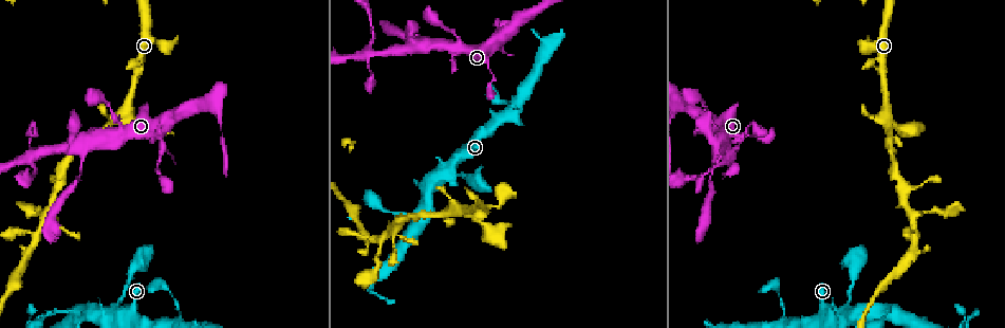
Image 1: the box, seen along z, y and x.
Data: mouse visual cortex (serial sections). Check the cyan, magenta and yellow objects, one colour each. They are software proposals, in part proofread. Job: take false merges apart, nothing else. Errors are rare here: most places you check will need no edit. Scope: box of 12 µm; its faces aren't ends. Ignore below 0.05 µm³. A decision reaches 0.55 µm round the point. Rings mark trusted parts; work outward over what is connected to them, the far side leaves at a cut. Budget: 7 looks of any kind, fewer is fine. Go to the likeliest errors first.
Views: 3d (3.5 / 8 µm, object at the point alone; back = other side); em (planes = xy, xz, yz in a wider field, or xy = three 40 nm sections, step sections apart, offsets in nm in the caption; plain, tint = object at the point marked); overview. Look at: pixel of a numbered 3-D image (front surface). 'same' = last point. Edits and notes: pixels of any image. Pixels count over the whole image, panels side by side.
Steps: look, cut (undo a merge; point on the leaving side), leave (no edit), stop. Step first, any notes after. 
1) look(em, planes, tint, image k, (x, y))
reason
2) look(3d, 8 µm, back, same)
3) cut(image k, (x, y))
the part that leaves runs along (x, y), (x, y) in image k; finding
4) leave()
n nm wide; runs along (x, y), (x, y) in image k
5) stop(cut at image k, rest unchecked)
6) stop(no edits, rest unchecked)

look(3d, 3.5 µm, image 1, (79, 168))
sudden change in width

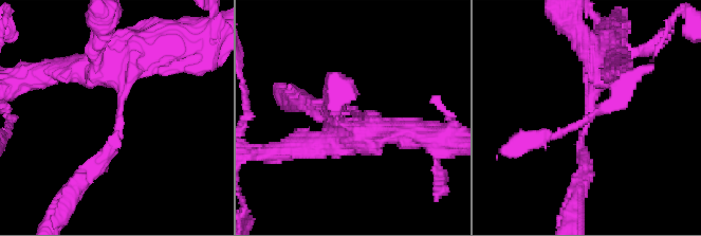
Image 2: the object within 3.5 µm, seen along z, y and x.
look(em, xy, step 2, tint, image 2, (120, 117))
arms of 200, 500 nm

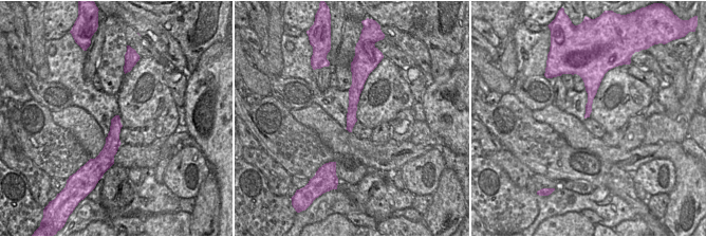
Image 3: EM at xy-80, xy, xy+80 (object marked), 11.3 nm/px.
leave()
runs along (127, 53), (116, 144), (88, 174) in image 2; continuous, no second cell

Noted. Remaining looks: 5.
look(3d, 8 µm, image 1, (29, 161))
thin arm on a thick one

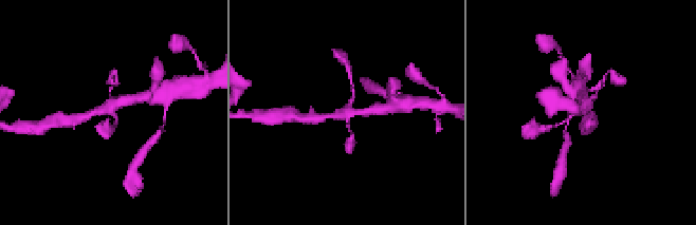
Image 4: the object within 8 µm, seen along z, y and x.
look(3d, 3.5 µm, back, image 4, (585, 110))
zoom in

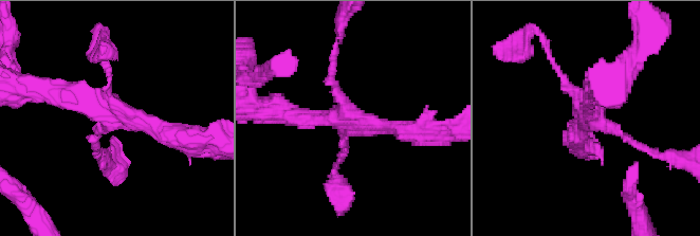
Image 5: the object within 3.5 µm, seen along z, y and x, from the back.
look(em, xy, step 2, tint, image 5, (592, 113))
4 arms; arms of 100, 150, 200, 300 nm

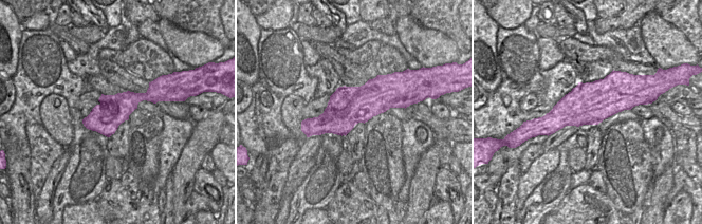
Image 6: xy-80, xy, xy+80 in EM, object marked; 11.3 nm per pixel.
leave()
runs along (45, 90), (169, 132) in image 5; continuous, no second cell

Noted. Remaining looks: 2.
look(3d, 3.5 µm, image 1, (164, 142))
abrupt turn

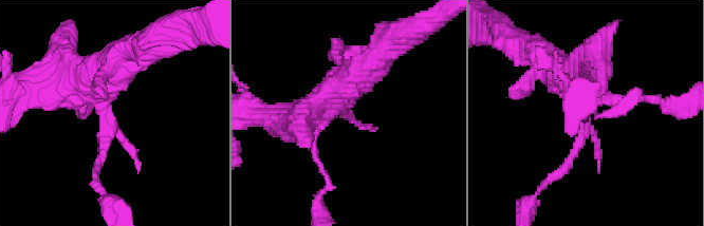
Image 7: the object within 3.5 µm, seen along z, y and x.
look(em, xy, step 3, tint, image 7, (110, 118))
need the tissue

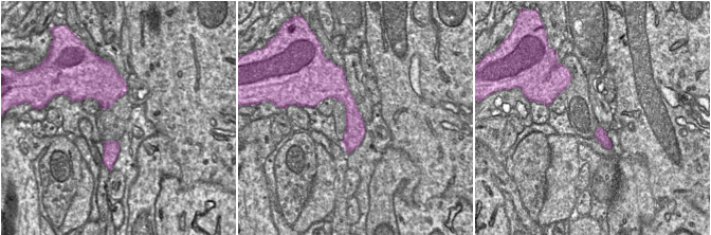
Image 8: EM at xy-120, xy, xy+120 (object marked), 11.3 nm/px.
leave()
one cell here

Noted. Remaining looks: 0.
stop(no edits, rest unchecked)

